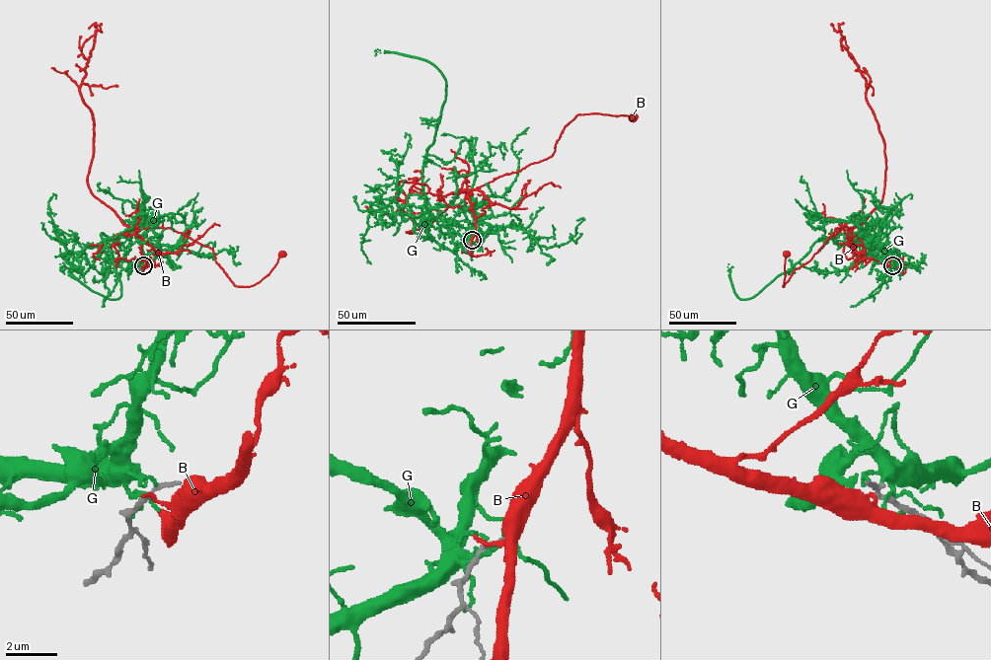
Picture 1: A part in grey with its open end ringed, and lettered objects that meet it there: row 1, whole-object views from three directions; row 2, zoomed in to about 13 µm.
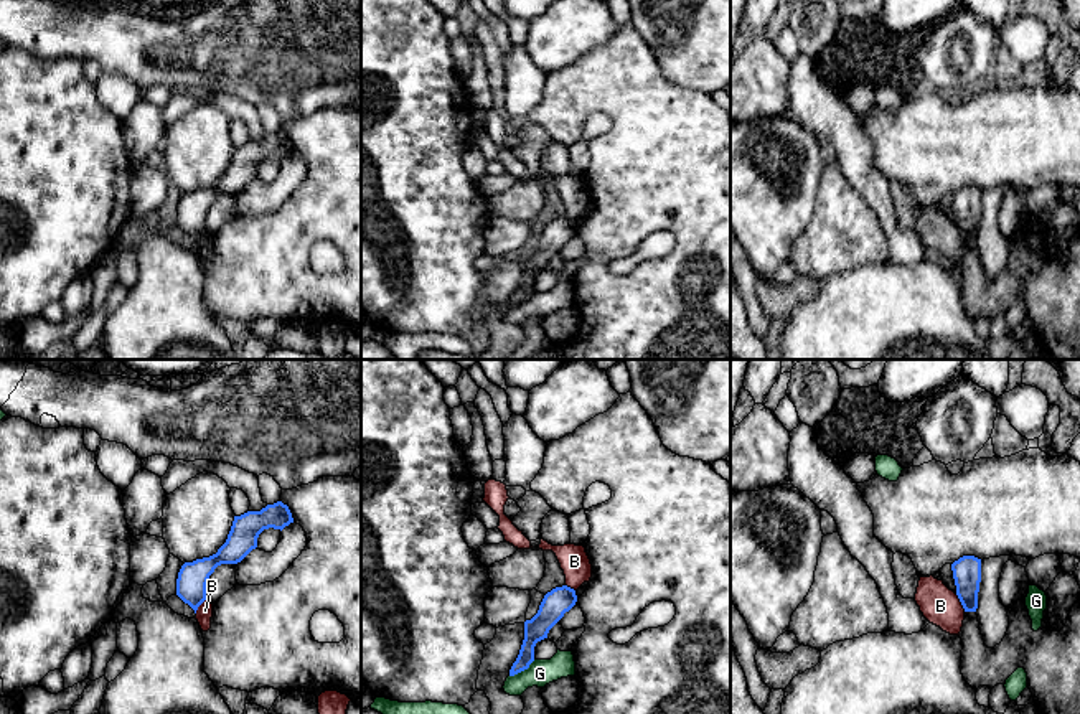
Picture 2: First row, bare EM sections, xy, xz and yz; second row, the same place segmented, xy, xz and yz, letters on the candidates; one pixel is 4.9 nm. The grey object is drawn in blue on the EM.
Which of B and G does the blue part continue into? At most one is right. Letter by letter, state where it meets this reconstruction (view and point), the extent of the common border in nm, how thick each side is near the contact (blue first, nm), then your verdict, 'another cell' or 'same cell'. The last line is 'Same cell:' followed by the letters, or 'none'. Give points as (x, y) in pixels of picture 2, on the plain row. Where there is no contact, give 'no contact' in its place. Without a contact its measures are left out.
B: meets blue in yz at (960, 231); contact 100 nm long; 140 nm thick on the blue side, 190 nm on the other; another cell
G: meets blue in xz at (523, 300); contact 160 nm long; 120 nm thick on the blue side, 130 nm on the other; another cell
Same cell: none

